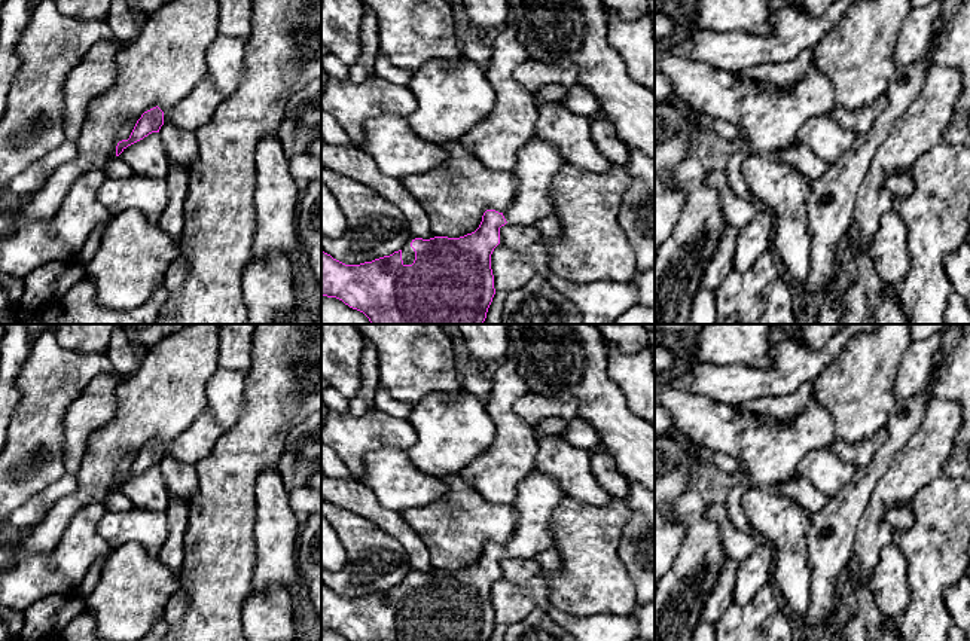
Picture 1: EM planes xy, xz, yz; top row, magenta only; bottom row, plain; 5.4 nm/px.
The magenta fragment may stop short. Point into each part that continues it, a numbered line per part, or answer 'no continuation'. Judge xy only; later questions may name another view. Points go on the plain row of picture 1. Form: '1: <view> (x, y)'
1: xy (194, 443)

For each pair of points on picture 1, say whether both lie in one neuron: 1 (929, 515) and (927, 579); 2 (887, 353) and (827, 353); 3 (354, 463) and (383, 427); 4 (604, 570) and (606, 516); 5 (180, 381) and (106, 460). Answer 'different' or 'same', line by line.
1: same
2: different
3: same
4: same
5: same

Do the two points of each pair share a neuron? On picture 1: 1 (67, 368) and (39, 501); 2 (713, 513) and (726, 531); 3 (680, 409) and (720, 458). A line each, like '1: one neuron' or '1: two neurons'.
1: two neurons
2: one neuron
3: two neurons

